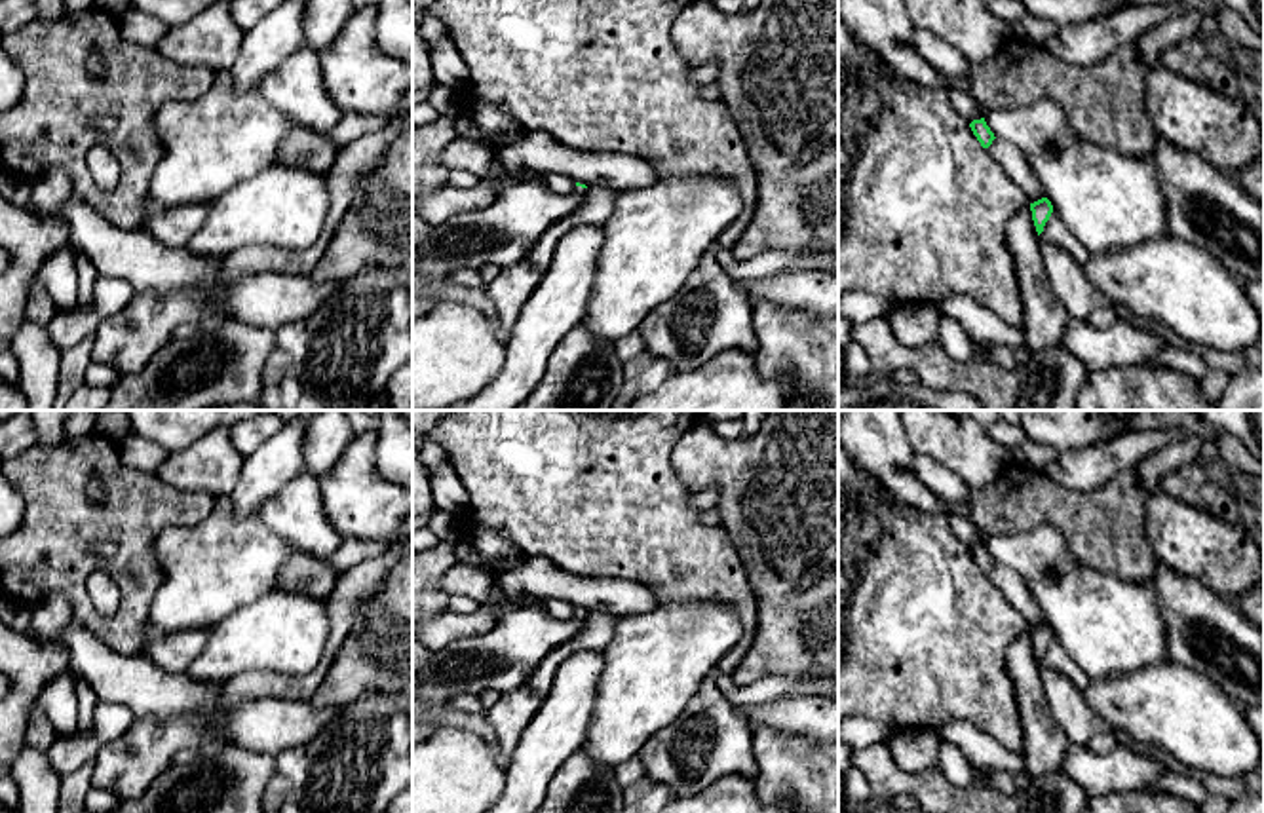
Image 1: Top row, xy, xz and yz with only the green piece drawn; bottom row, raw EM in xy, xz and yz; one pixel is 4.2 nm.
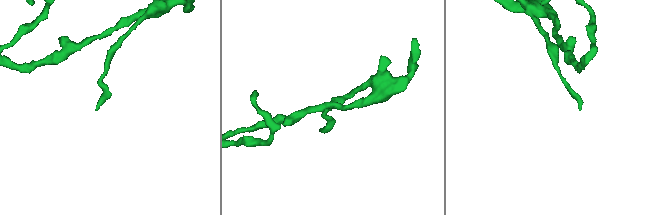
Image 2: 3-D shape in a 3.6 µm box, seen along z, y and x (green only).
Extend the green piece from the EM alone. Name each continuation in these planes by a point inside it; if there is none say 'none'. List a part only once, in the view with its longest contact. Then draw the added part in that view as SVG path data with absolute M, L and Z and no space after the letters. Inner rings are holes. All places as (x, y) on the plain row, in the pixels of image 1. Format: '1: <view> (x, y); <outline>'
none

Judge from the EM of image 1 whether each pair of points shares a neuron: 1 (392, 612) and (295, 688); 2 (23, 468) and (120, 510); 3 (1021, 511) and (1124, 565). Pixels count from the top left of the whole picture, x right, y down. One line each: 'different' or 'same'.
1: different
2: same
3: same

